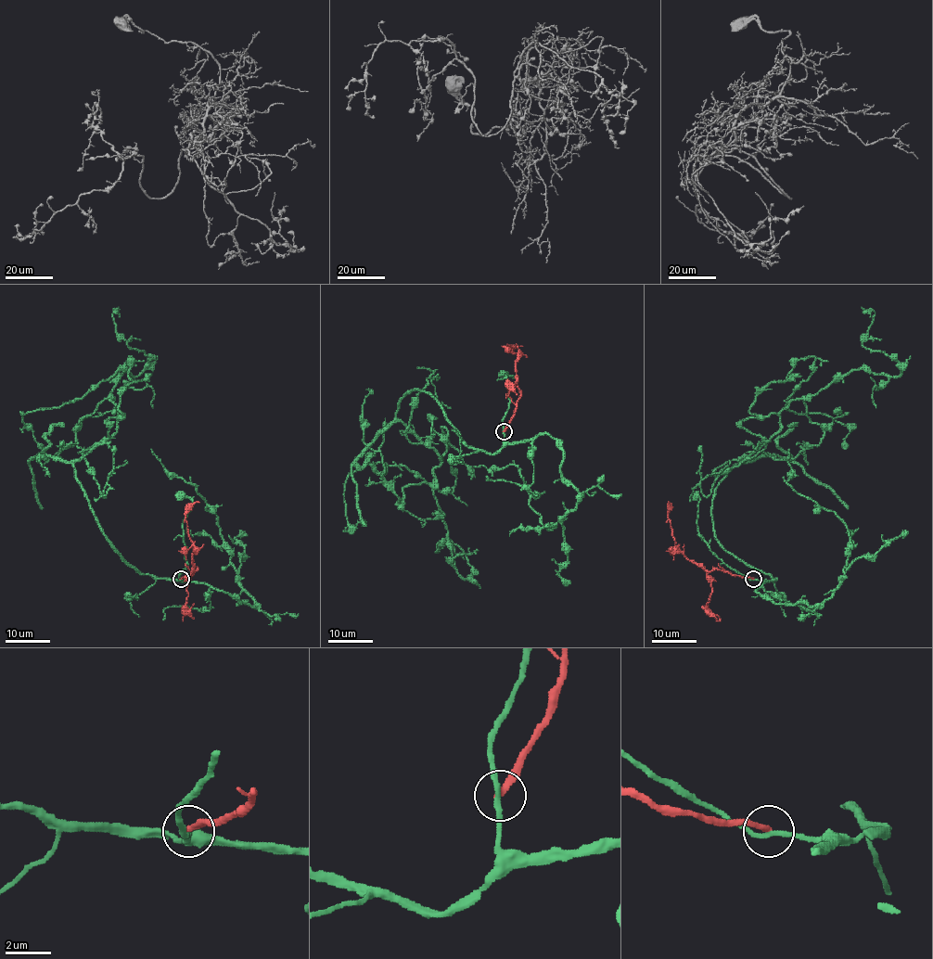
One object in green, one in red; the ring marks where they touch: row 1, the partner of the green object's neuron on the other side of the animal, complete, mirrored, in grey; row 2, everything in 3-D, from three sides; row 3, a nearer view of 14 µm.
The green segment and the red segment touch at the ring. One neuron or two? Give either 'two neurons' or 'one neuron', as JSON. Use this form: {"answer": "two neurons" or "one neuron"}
{"answer": "two neurons"}

